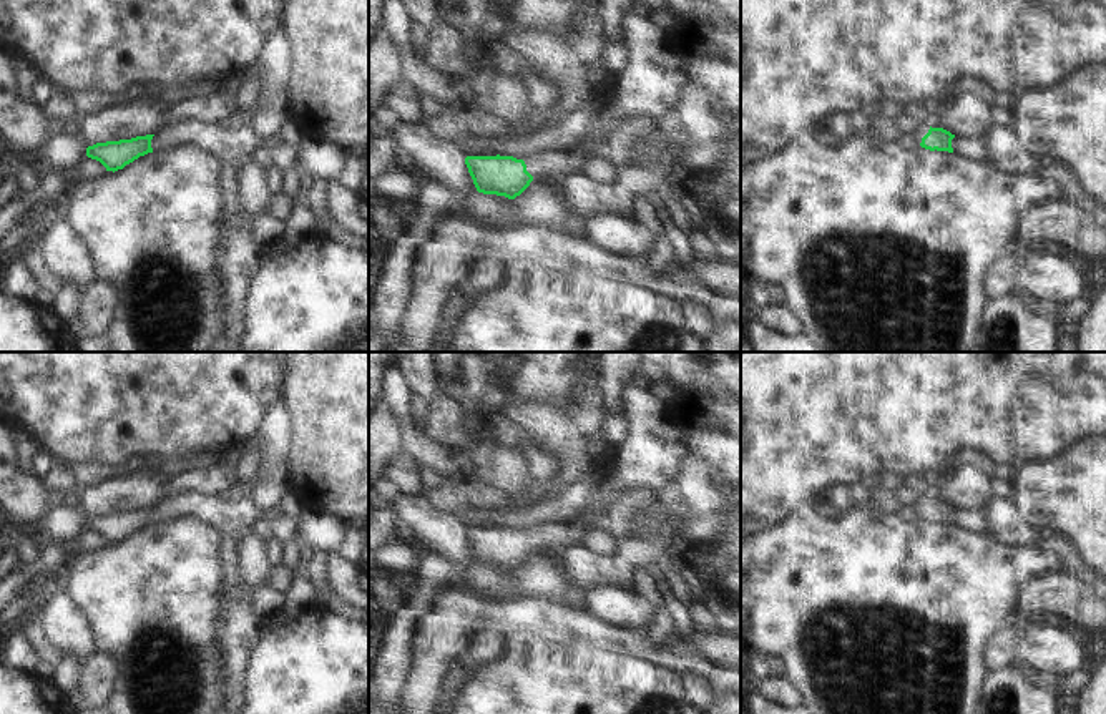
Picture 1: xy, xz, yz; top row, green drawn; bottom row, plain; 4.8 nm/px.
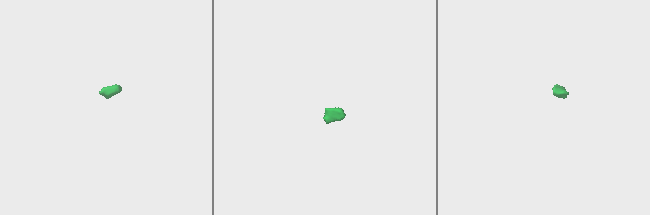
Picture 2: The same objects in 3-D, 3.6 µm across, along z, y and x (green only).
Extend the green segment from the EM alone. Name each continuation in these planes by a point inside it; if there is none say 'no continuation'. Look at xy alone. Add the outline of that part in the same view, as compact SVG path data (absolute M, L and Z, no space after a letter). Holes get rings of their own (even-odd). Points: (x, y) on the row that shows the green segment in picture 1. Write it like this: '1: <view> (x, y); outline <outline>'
1: xy (62, 151); outline M55 133L40 149L38 166L68 176L85 158L88 143L76 133Z

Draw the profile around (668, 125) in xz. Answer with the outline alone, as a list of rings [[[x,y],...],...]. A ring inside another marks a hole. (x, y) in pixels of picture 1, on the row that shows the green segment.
[[[668,108],[658,121],[658,131],[664,139],[684,148],[688,144],[689,136],[681,128],[679,120],[673,108]]]

